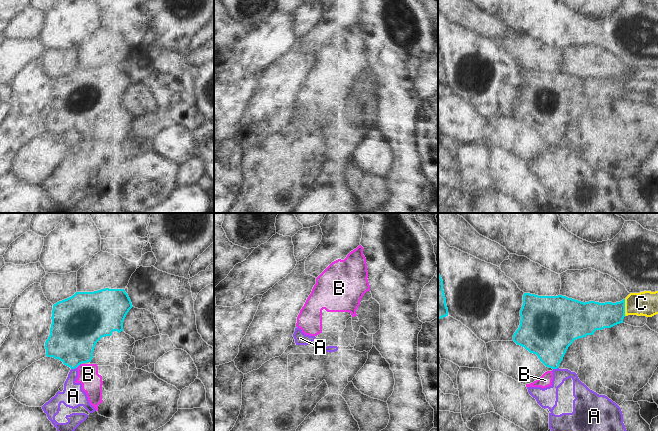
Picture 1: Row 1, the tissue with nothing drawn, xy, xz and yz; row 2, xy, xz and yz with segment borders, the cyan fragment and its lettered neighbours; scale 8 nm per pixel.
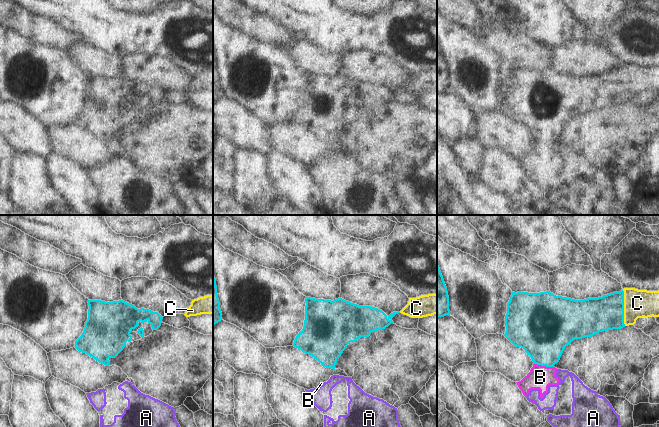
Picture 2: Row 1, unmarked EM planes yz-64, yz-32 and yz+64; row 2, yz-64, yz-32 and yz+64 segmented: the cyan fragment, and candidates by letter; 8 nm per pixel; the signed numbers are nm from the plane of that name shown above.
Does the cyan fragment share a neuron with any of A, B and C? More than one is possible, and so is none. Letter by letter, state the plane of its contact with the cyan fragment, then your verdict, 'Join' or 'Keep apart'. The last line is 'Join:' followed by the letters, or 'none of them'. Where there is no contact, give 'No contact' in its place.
A: Touches cyan in xy. Keep apart
B: Touches cyan in xy. Keep apart
C: Touches cyan in yz. Join
Join: C

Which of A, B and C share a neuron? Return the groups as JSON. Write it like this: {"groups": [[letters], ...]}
{"groups": [["A", "B"], ["C"]]}

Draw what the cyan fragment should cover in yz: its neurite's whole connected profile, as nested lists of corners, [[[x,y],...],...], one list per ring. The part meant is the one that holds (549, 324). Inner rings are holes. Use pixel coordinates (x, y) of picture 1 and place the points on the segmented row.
[[[658,291],[630,293],[620,302],[581,302],[566,296],[538,296],[524,293],[520,310],[520,325],[513,335],[513,341],[530,353],[536,354],[549,368],[557,369],[568,347],[574,340],[593,335],[596,330],[611,328],[623,323],[628,315],[652,317],[658,314]]]

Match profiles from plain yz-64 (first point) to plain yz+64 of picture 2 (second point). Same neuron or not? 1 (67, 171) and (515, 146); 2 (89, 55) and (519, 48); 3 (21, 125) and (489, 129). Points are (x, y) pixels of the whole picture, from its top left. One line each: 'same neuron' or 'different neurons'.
1: different neurons
2: same neuron
3: different neurons

